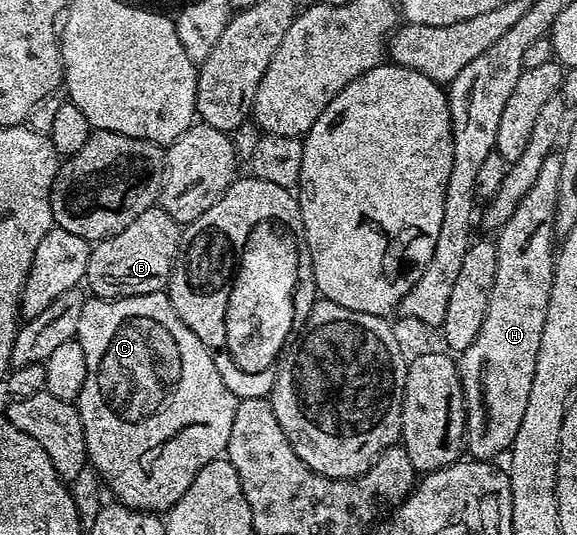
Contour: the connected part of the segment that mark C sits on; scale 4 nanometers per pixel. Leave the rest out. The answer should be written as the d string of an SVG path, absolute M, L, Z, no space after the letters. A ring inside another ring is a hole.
M164 291L120 297L116 301L89 296L78 319L75 340L80 342L88 367L86 383L82 383L82 391L74 404L80 410L91 468L100 474L107 492L113 493L116 496L113 498L127 509L141 509L144 513L154 514L171 509L178 499L182 499L182 495L186 495L186 487L194 483L194 475L198 475L206 463L217 460L227 450L234 427L238 399L229 391L226 383L222 383L222 375L218 375L218 367L214 367L211 351L202 343L202 339L198 339L198 335L194 335L194 331L190 331L190 327L186 327L186 323L182 323L178 311L174 311L172 300ZM202 423L208 423L208 437L200 437L198 431L198 445L194 445L194 467L144 467L144 457L152 459L154 467L170 441Z

